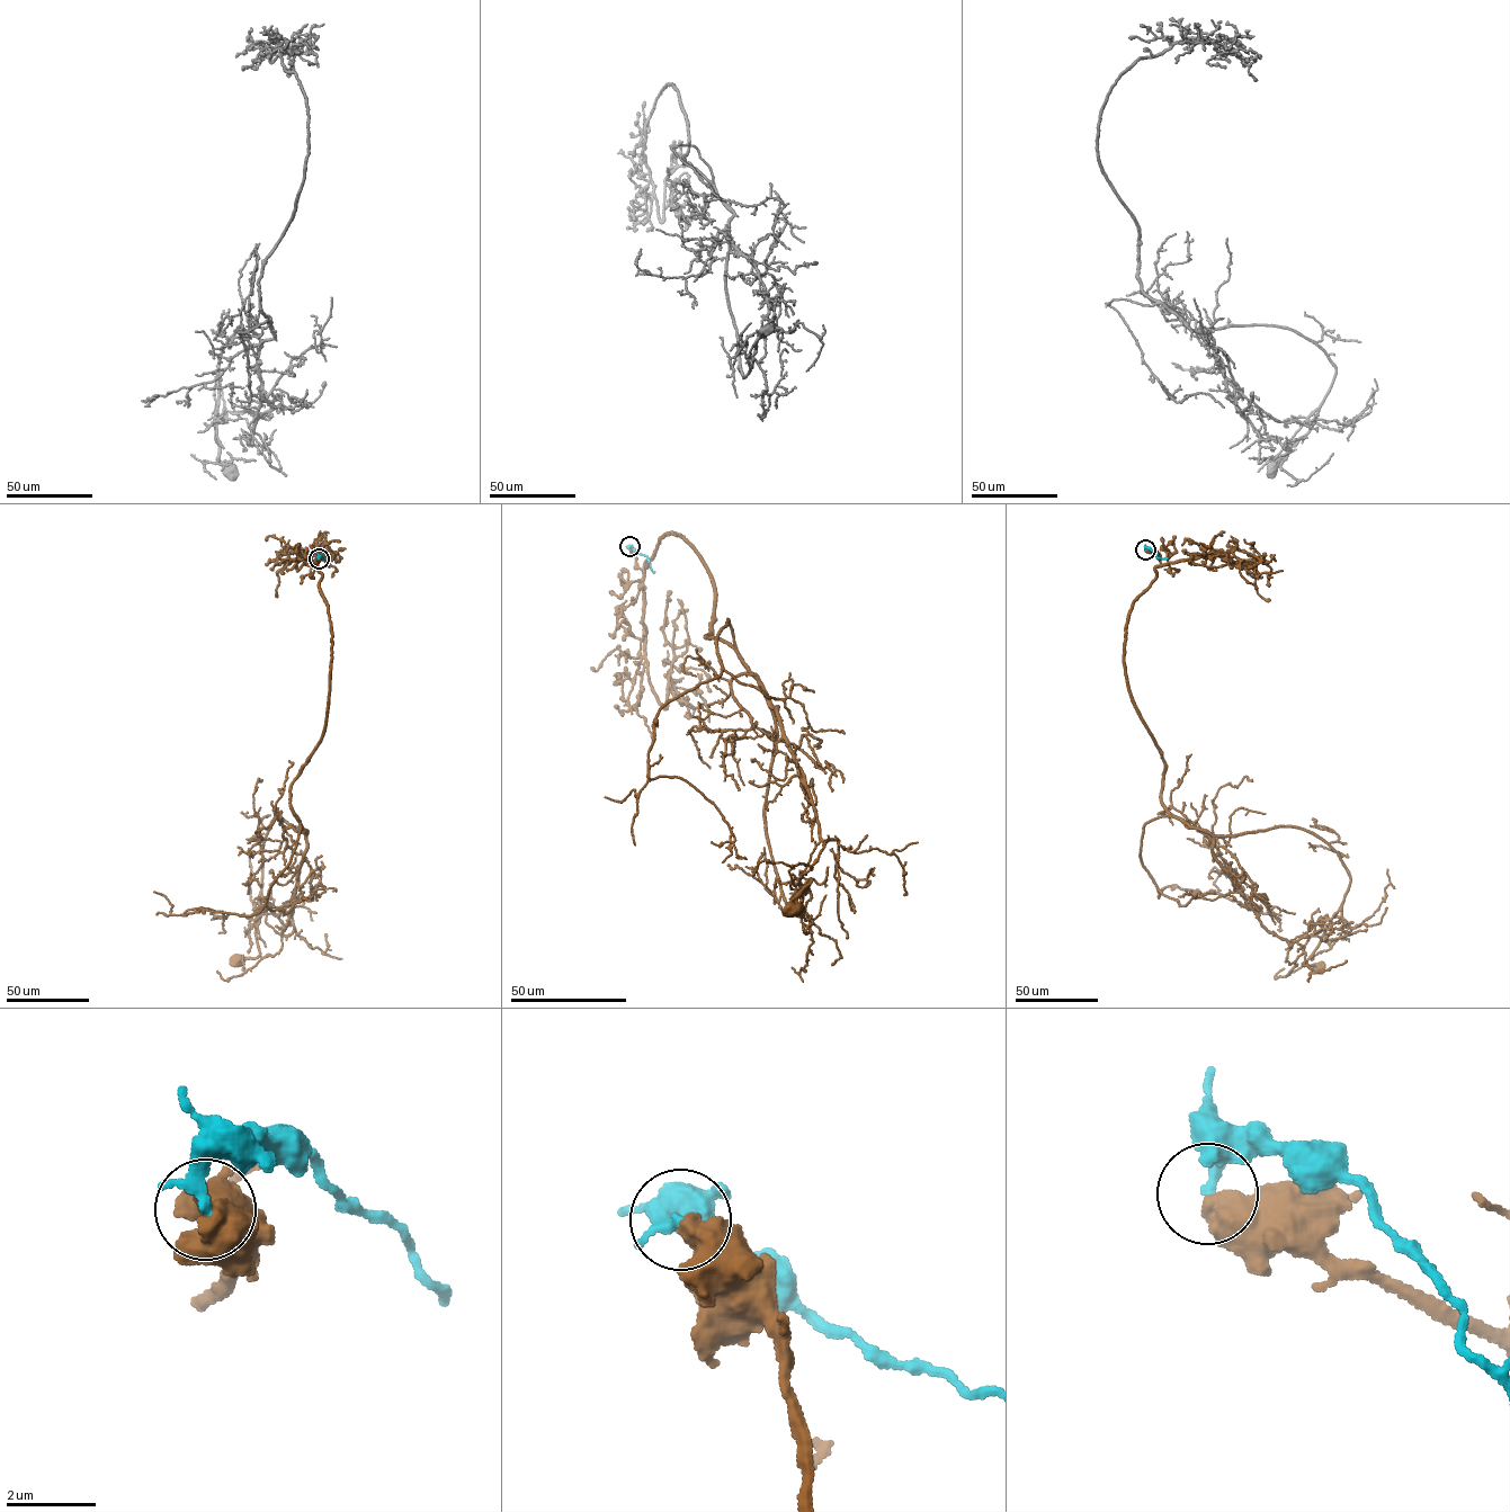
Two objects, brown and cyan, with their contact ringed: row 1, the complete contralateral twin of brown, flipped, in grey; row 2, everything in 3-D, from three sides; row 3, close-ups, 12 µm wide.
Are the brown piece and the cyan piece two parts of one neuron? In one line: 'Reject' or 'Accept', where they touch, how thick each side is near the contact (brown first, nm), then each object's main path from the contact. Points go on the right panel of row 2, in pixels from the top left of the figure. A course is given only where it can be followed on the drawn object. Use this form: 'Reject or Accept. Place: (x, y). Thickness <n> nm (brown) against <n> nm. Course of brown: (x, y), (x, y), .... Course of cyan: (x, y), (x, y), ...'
Reject. Place: (1145, 549). Thickness 650 nm (brown) against 200 nm. Course of brown: (1145, 549), (1124, 662), (1162, 805), (1332, 848), (1350, 884), (1320, 967). Course of cyan: (1145, 549), (1149, 547), (1155, 556), (1167, 558)

